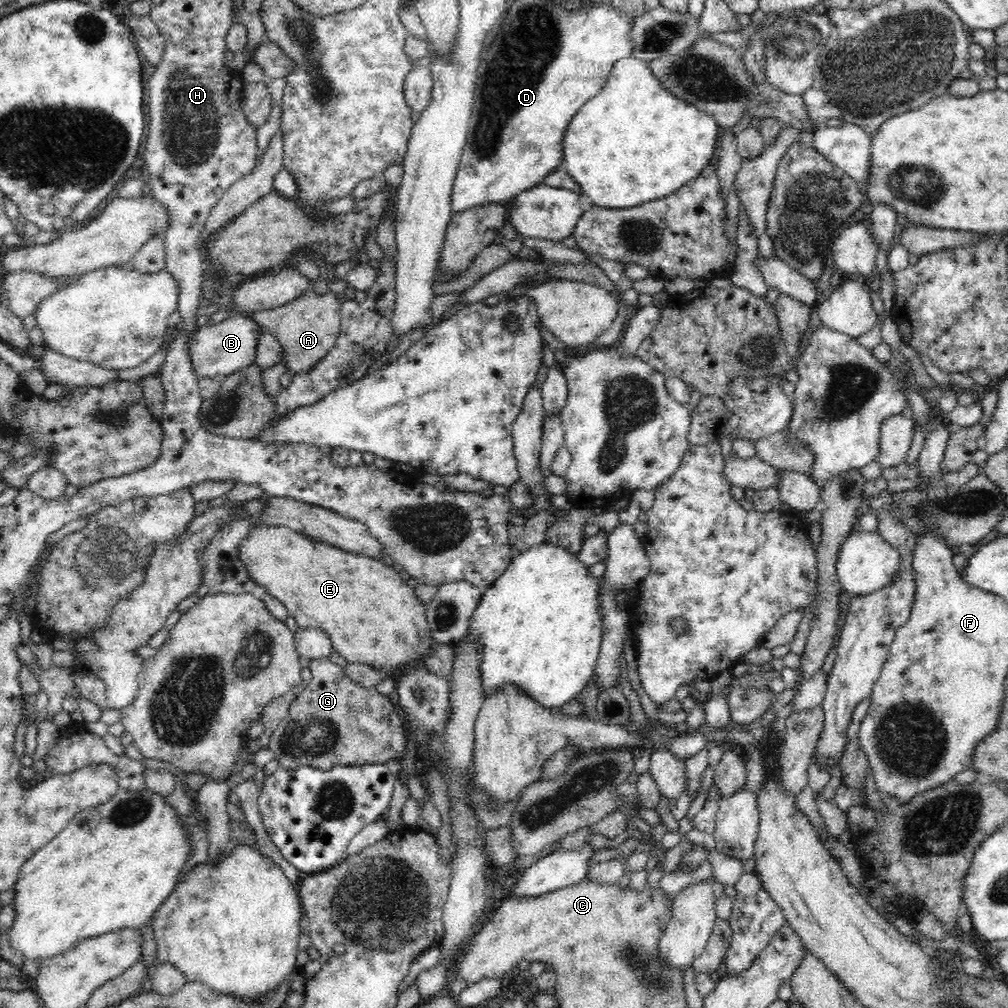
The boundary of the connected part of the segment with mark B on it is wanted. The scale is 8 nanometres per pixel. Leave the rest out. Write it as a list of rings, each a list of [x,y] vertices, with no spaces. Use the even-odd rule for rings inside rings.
[[[240,315],[228,316],[226,320],[214,324],[213,327],[198,328],[187,342],[191,368],[196,376],[199,379],[218,379],[256,362],[256,343],[262,329],[256,321]]]

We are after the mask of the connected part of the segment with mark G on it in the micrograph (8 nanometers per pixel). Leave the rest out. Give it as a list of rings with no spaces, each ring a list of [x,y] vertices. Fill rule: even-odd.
[[[329,658],[310,662],[310,684],[290,704],[286,716],[272,736],[269,749],[280,766],[297,769],[313,766],[330,770],[336,765],[364,766],[398,759],[405,754],[408,731],[401,710],[376,688],[366,688],[352,681],[344,668]]]

